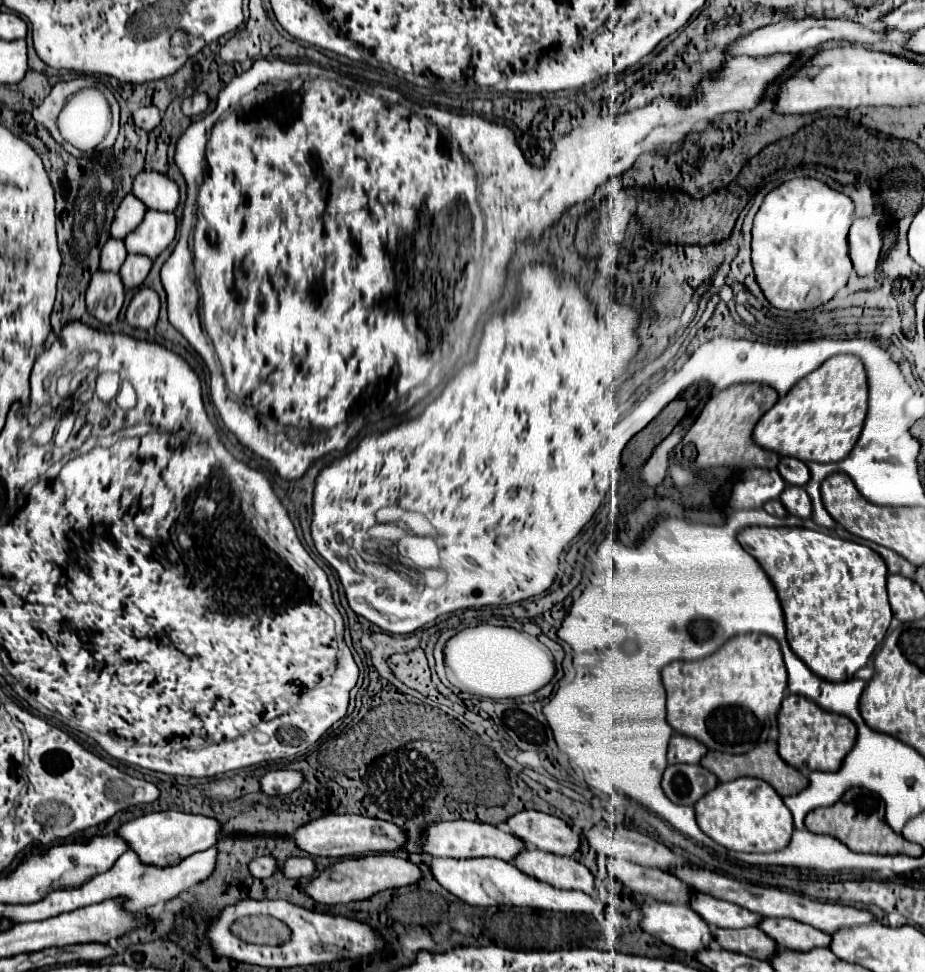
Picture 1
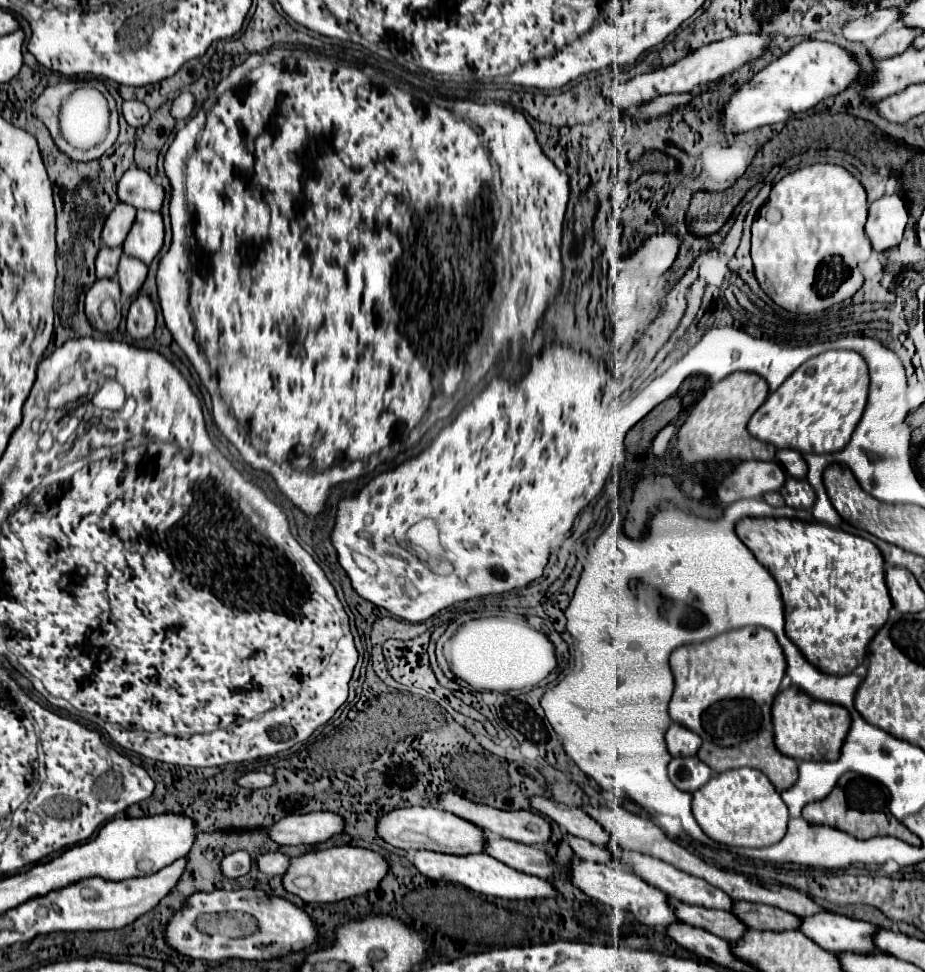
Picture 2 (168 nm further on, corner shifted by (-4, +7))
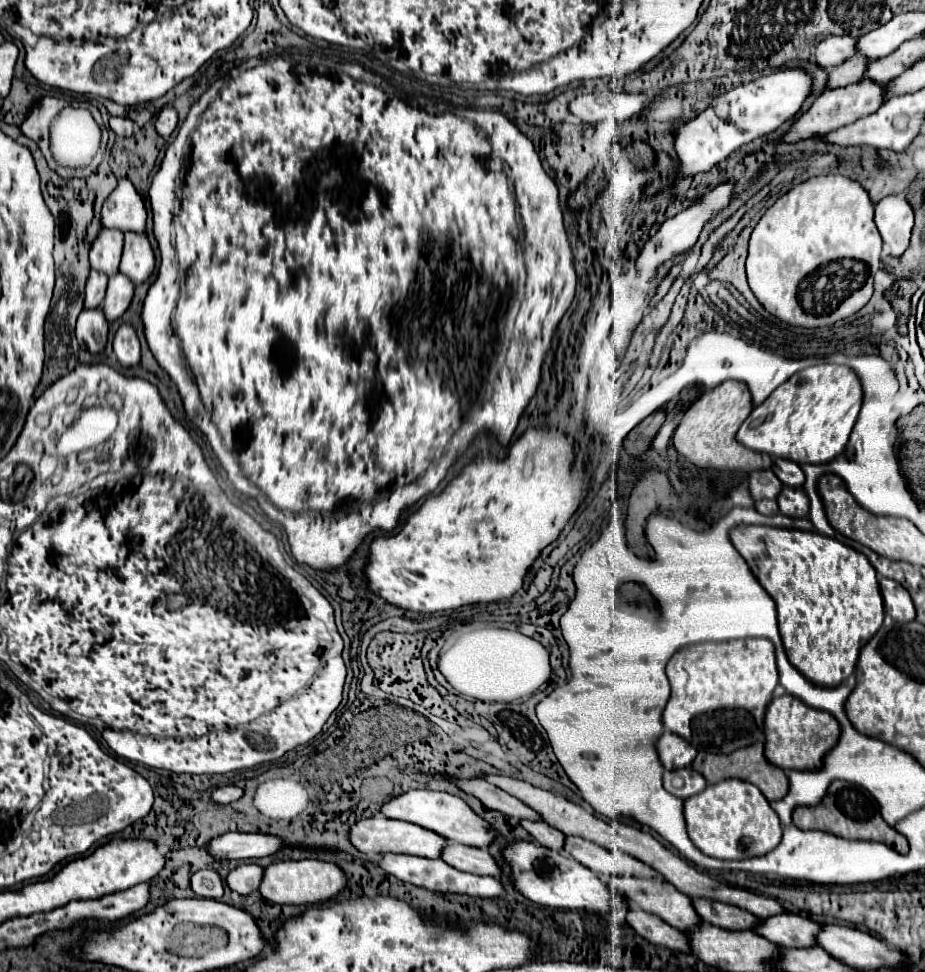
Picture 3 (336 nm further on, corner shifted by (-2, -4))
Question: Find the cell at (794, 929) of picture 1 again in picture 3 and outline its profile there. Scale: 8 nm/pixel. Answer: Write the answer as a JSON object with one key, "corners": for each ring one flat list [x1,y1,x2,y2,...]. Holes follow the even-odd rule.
{"corners":[[694,898,694,910,698,910,700,920,720,926,724,930,752,930,758,924,758,918,738,906,722,904,708,898]]}

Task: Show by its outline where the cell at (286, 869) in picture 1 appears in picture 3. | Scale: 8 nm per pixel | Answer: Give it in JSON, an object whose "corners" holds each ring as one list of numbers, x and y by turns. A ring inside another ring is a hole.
{"corners":[[242,864,238,868,234,868,226,878,226,886,232,890,232,892,238,892,242,896,258,890,260,886,260,880,262,880,262,868,256,866,256,864]]}

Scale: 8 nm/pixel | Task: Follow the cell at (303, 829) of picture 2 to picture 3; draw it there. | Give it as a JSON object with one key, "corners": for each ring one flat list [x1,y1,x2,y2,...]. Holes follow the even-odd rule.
{"corners":[[226,832,206,842,204,848,210,850,210,854,214,854,218,860,246,860,274,854,278,848,282,848,282,840,268,834]]}

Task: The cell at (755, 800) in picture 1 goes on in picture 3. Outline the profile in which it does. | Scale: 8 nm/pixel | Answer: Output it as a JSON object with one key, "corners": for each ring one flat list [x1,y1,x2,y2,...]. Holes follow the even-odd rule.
{"corners":[[728,778,706,786,702,794,684,800,686,830,694,846,712,858,740,860,744,856,764,856,780,844,782,824,778,814,770,808,764,794,750,782],[744,840,750,840,746,846]]}

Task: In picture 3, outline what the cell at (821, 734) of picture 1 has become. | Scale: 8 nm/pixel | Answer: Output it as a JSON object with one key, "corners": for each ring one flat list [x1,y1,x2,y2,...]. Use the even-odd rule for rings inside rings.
{"corners":[[784,694,774,698,764,716,766,734,766,760,782,770,818,770,822,766,822,756,830,750,840,736,838,722,828,714,806,706,802,700]]}

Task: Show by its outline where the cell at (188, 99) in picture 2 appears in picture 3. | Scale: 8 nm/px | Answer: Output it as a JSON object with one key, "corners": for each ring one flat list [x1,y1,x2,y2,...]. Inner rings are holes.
{"corners":[[172,106,162,108,162,112,158,114,154,126,156,126,156,132,158,132,162,138,170,138,172,132,176,130,176,126,178,126,178,114,176,114,176,110,174,110]]}

